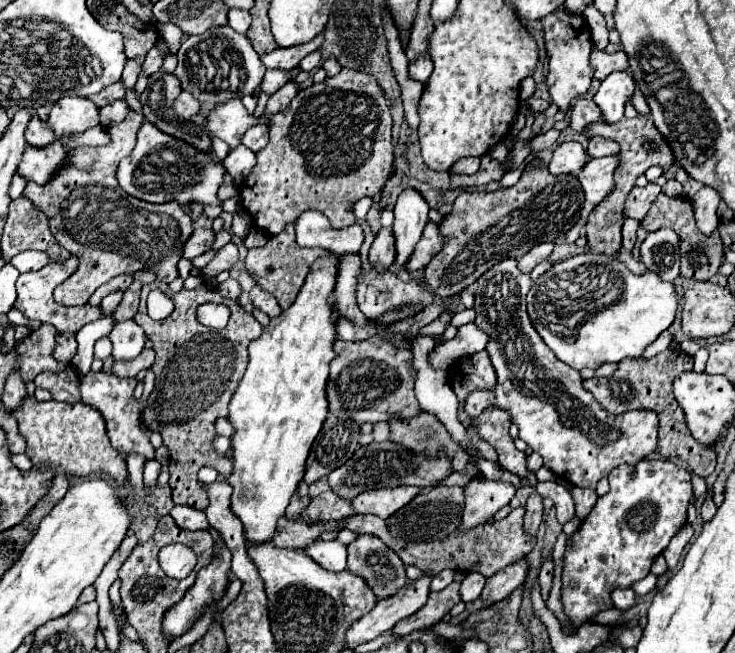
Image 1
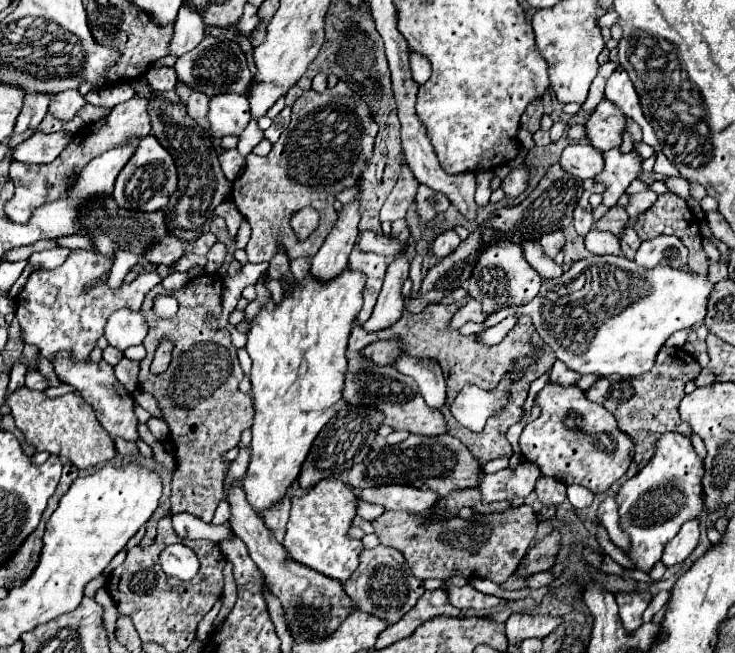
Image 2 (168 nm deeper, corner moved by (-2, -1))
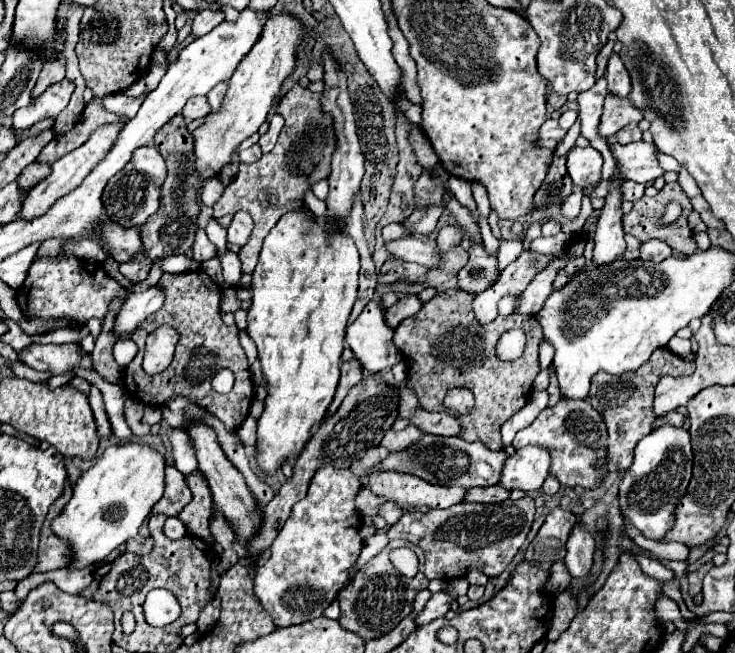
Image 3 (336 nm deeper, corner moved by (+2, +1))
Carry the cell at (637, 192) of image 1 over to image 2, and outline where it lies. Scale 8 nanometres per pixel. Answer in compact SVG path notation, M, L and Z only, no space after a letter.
M646 189L642 193L630 195L630 201L628 201L628 205L624 209L632 219L636 219L636 215L648 211L654 205L654 201L656 201L656 193L652 189Z

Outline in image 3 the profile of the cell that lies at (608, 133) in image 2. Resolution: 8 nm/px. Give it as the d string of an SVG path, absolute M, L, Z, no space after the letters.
M606 95L598 133L600 137L610 139L628 123L640 123L640 121L642 121L642 115L636 107L632 107L630 99L616 99L616 95Z

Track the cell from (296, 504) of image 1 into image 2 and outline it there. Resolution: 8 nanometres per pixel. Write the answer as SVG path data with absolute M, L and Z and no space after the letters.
M340 479L320 481L306 495L294 497L288 531L284 537L288 559L344 583L356 571L358 557L364 549L362 541L348 535L348 529L356 515L356 500L352 487Z

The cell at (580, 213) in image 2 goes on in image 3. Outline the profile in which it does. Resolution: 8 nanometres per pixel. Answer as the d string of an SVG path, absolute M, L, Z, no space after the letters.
M574 187L574 193L564 201L560 213L568 219L576 219L580 215L580 201L582 201L582 189Z

